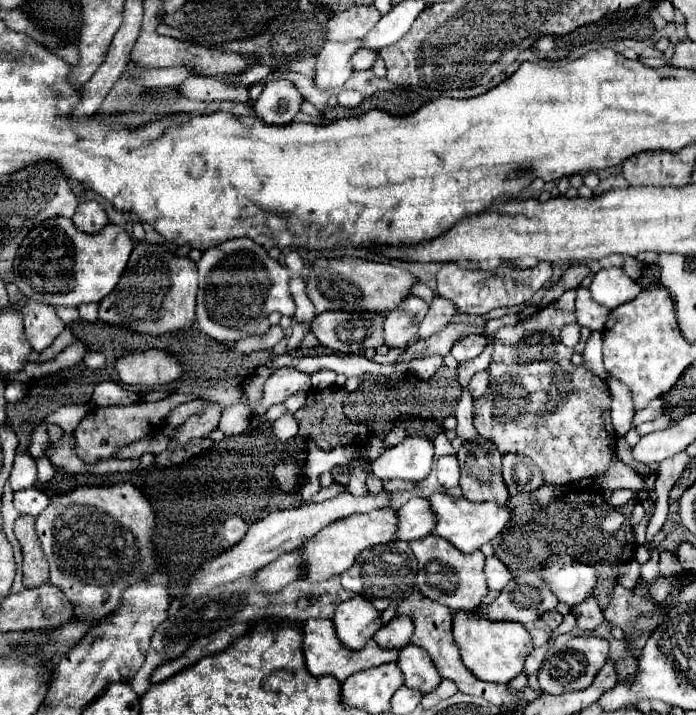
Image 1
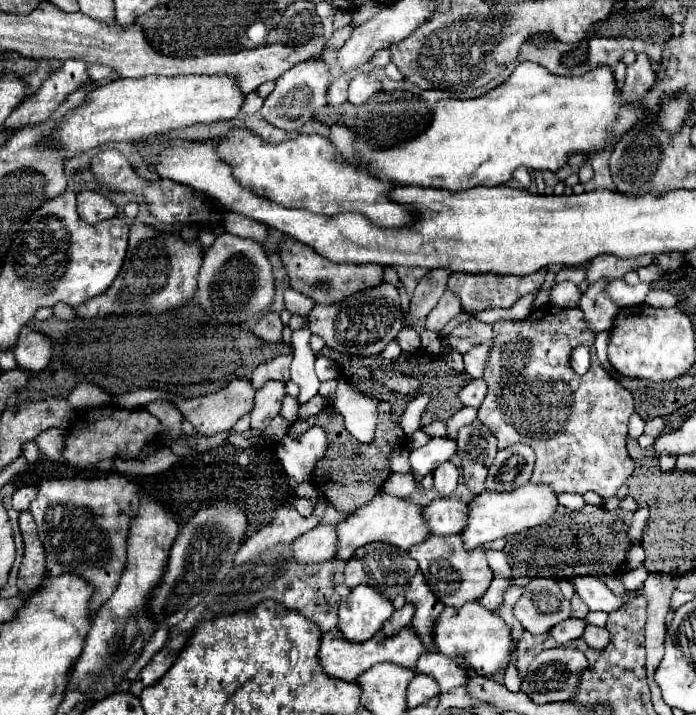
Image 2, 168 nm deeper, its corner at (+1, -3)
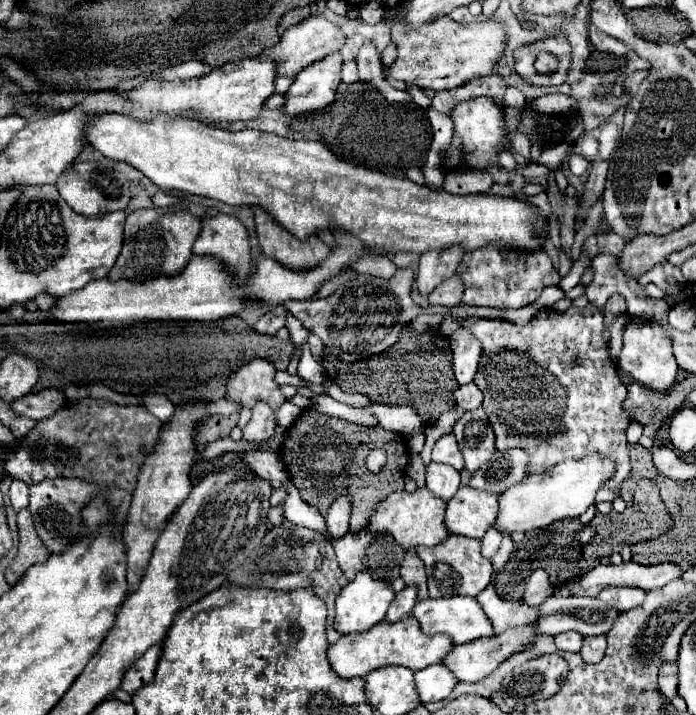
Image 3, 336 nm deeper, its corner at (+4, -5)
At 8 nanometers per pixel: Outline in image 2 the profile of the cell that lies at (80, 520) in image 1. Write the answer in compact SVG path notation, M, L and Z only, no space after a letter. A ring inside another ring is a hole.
M114 474L92 480L46 480L40 484L38 496L30 502L30 512L36 520L38 536L46 550L46 578L72 574L92 584L94 592L88 606L92 616L112 596L122 578L130 522L136 518L140 508L136 494L138 490L134 482L126 476Z

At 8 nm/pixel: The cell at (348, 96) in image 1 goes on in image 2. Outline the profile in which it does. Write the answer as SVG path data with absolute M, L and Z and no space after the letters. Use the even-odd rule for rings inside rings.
M354 76L350 80L350 88L348 88L348 102L354 106L364 104L372 94L376 94L380 90L380 82L372 76Z

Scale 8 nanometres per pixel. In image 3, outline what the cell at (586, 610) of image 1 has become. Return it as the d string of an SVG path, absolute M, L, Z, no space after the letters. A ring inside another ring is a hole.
M587 636L581 648L581 656L587 664L597 664L605 656L605 648L607 648L605 636Z

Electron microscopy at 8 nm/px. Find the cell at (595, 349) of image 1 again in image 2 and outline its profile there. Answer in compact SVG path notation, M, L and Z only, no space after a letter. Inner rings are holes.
M606 280L590 284L580 300L580 310L584 312L588 328L594 334L600 334L602 330L610 330L612 320L616 316L616 304L604 296L604 286Z

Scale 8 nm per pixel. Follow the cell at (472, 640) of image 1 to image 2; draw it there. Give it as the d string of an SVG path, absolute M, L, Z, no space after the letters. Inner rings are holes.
M468 602L462 608L446 606L434 626L434 642L444 656L462 658L480 676L492 676L516 656L518 642L512 636L508 624L492 610L486 610L480 602Z

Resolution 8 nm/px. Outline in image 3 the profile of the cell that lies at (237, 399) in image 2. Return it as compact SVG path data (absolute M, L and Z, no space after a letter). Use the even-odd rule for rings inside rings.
M255 358L227 380L227 396L243 408L253 408L257 402L267 402L275 412L285 402L285 396L275 382L275 372L277 368L269 360Z

